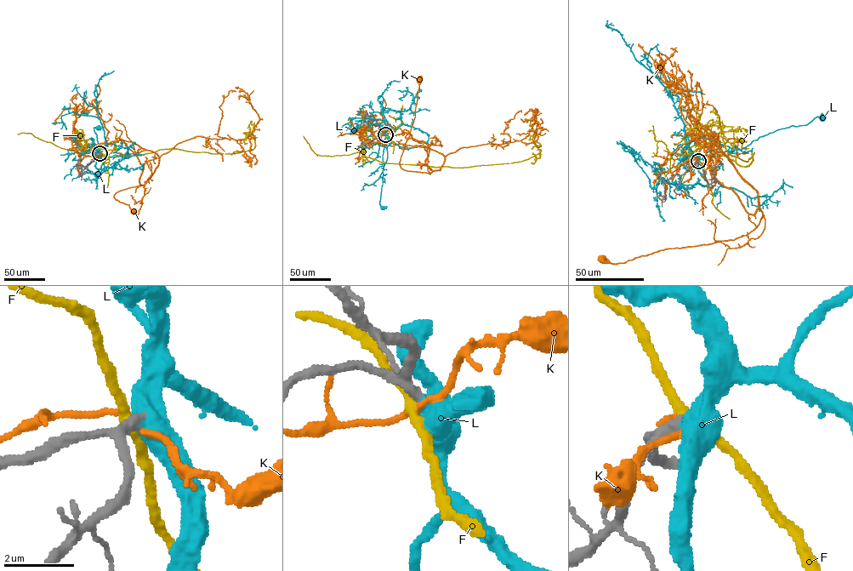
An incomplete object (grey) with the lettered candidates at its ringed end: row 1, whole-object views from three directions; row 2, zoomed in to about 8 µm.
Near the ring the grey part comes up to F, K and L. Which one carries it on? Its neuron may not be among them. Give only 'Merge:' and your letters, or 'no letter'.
Merge: L

